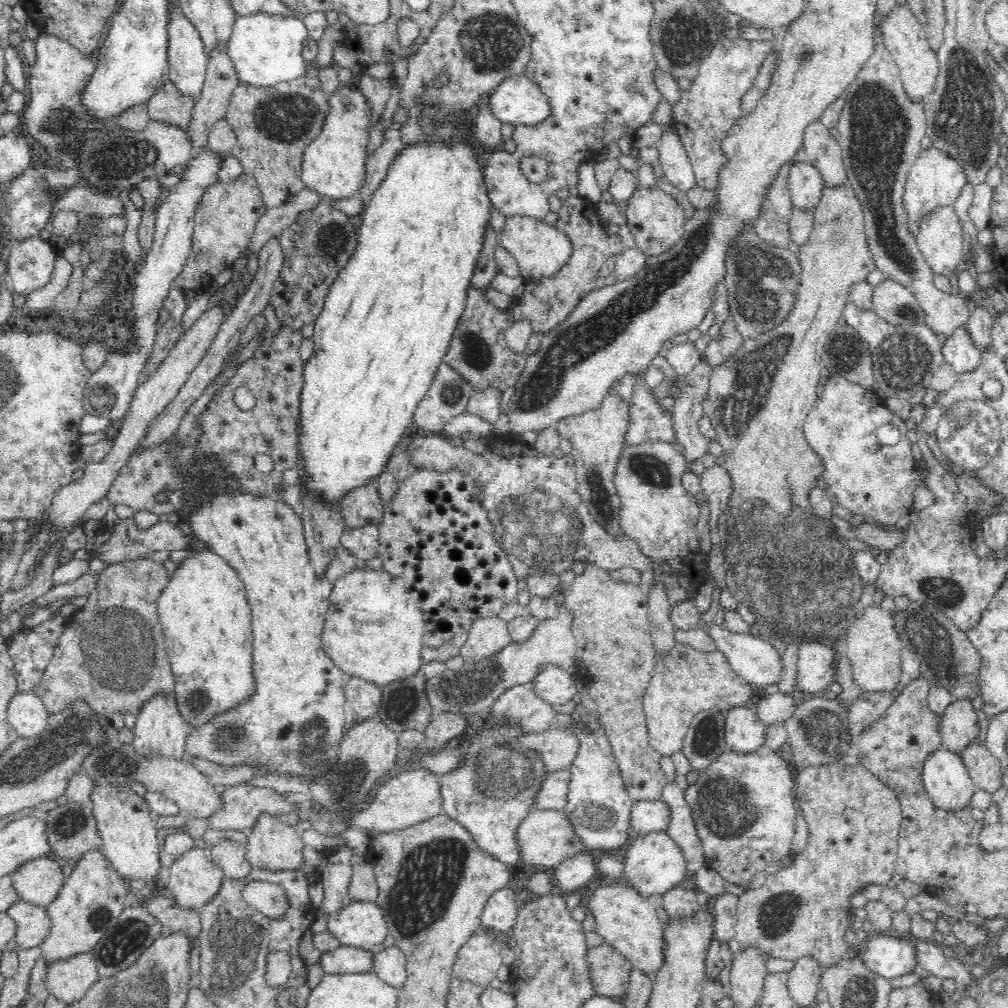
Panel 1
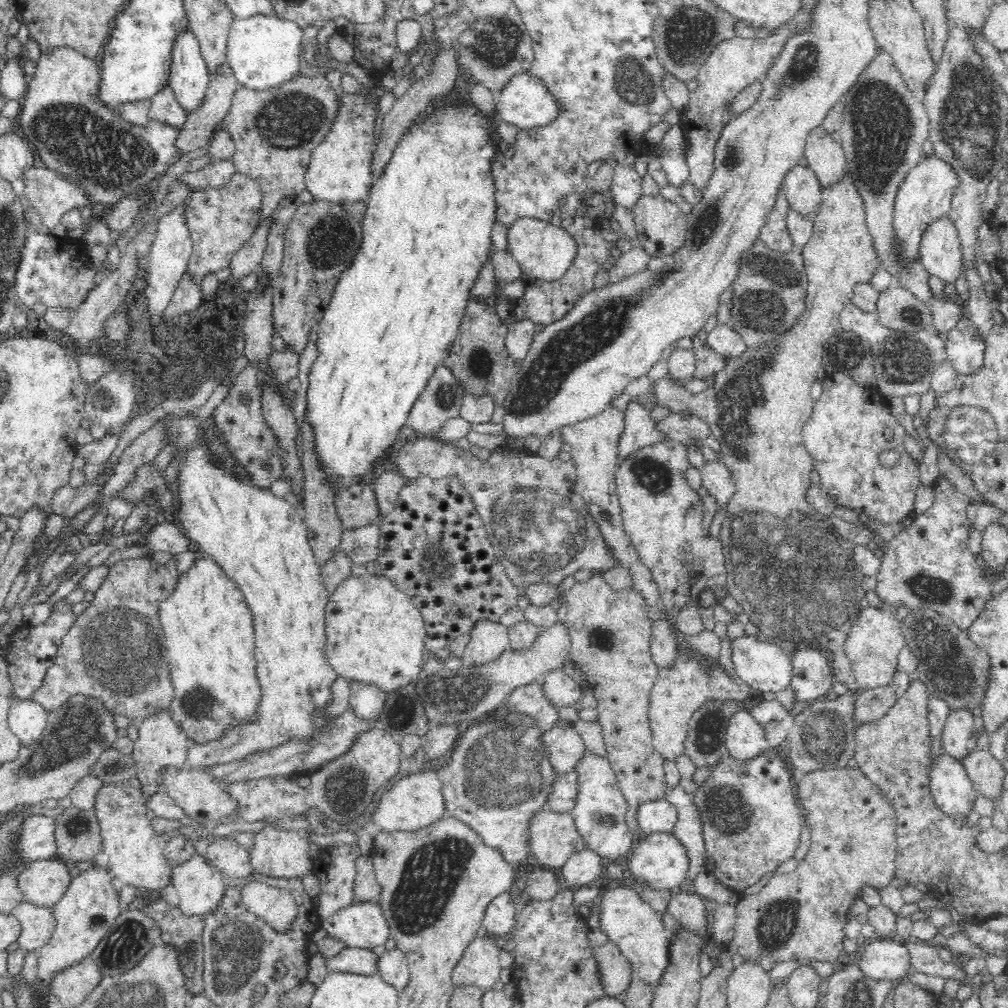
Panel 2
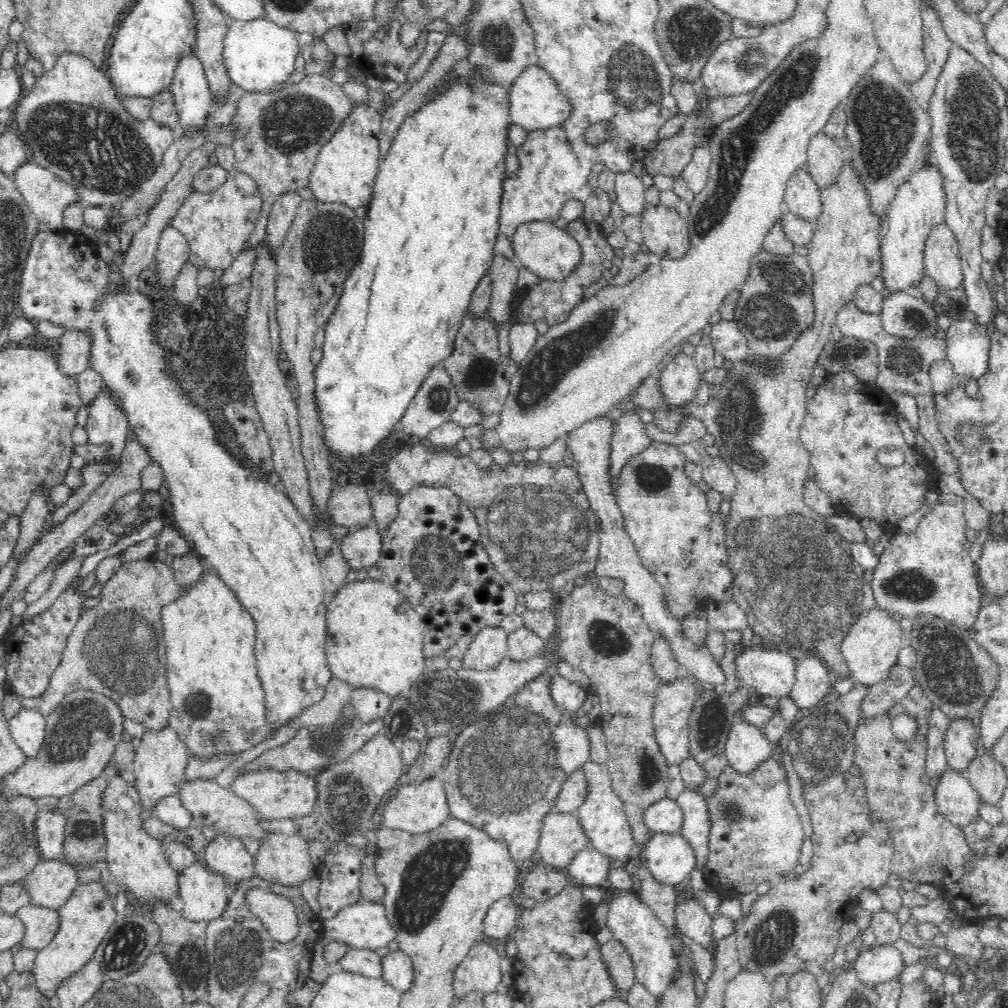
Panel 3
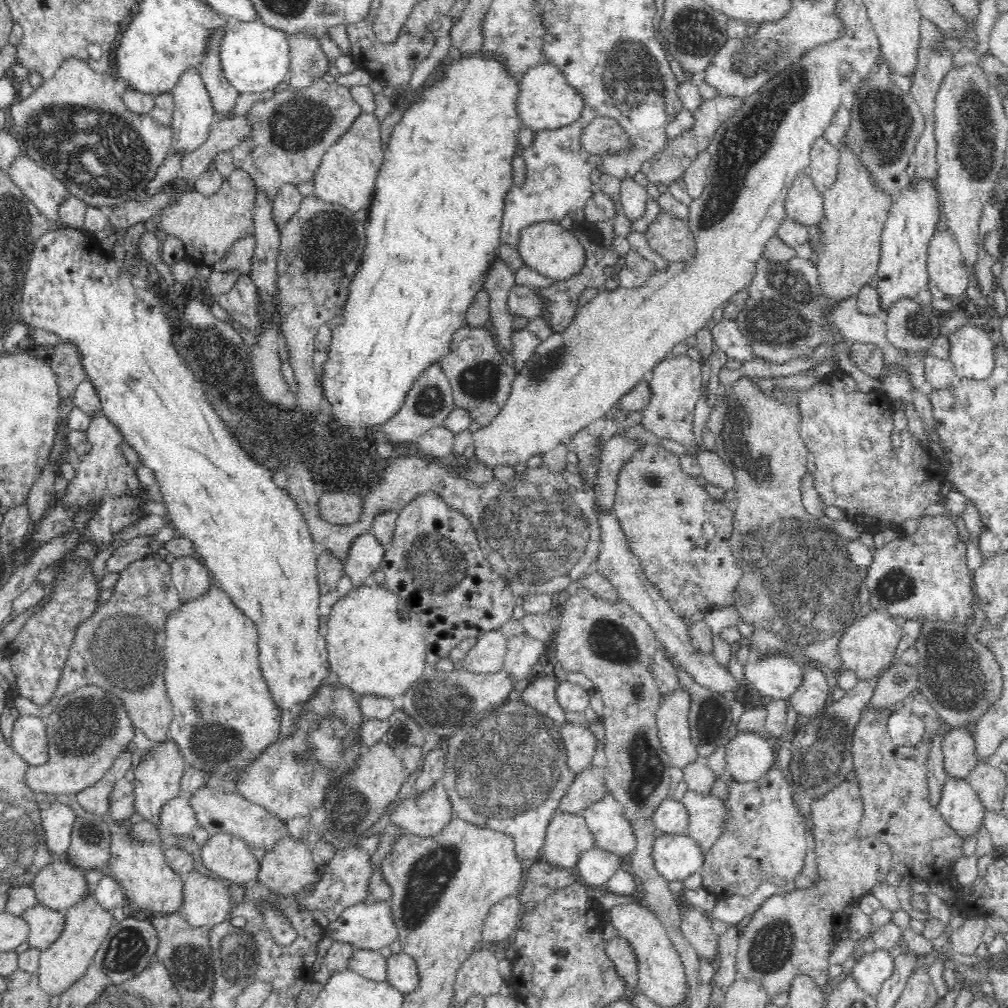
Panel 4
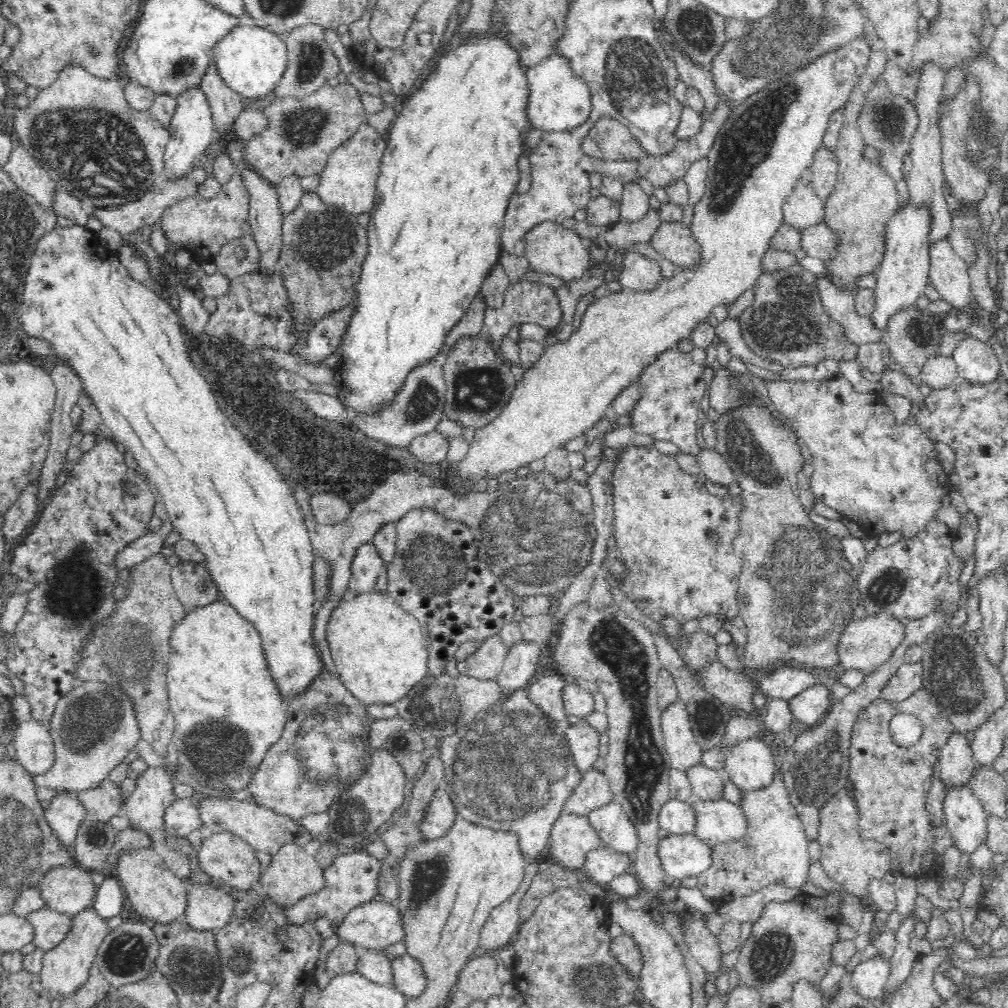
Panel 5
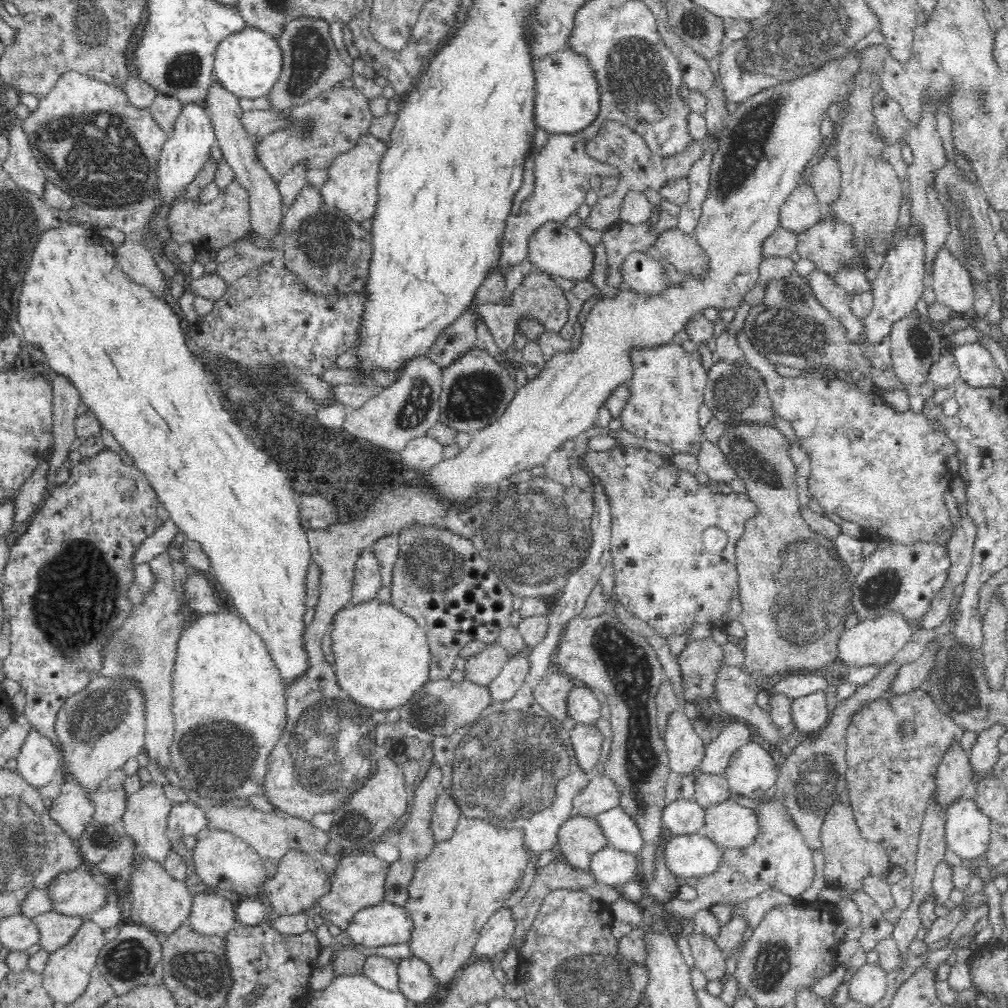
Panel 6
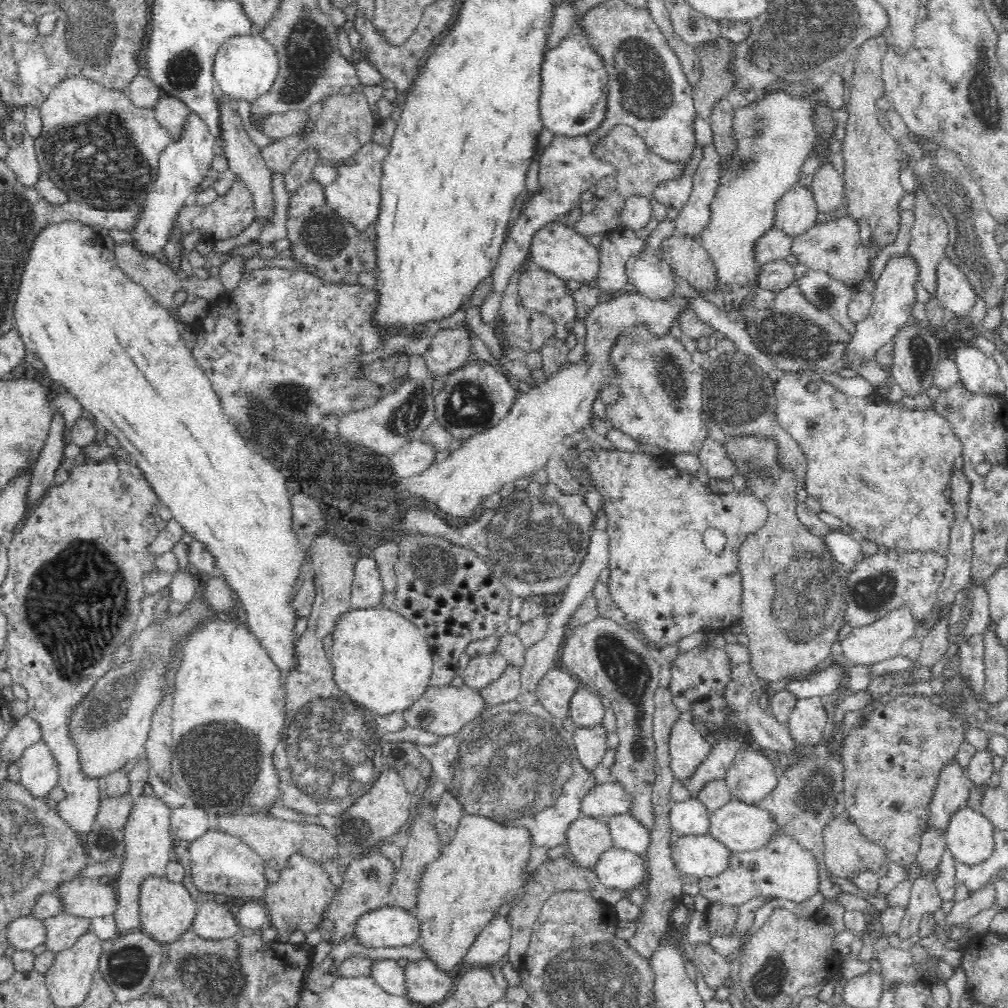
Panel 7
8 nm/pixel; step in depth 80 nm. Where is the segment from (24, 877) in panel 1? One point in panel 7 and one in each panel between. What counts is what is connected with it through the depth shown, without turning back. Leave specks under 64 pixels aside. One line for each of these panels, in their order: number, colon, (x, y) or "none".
2: (42, 883)
3: (48, 885)
4: (59, 885)
5: (66, 889)
6: (74, 892)
7: (86, 898)

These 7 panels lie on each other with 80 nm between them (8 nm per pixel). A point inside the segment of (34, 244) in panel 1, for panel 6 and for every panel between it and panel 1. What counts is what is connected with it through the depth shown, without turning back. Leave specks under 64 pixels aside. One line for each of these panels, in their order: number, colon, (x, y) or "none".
2: (43, 275)
3: (246, 528)
4: (255, 542)
5: (127, 344)
6: (124, 348)

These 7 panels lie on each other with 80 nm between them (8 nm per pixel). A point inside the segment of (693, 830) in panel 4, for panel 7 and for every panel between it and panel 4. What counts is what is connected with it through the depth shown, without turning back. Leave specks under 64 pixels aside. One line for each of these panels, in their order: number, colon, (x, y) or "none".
5: (717, 821)
6: (727, 823)
7: (739, 826)

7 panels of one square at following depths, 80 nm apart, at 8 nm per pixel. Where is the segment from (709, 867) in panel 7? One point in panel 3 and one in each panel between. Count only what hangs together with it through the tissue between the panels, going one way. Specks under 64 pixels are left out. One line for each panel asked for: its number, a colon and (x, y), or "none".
3: (667, 857)
4: (675, 857)
5: (682, 856)
6: (686, 856)

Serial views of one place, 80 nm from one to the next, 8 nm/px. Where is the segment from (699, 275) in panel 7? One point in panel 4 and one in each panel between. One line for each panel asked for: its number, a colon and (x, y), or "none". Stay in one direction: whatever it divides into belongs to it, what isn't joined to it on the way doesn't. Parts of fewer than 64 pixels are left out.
4: (669, 236)
5: (675, 241)
6: (674, 245)

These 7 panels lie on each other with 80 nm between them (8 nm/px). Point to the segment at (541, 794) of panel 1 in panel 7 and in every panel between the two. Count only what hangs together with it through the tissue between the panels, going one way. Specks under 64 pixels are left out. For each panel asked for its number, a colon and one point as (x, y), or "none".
2: (561, 795)
3: (572, 791)
4: (587, 786)
5: (593, 790)
6: (600, 793)
7: (601, 800)

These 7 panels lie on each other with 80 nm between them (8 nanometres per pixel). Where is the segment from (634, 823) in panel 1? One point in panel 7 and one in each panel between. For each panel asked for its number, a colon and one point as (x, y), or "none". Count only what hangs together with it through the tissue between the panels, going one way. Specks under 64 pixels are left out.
2: (652, 816)
3: (664, 816)
4: (670, 816)
5: (675, 816)
6: (682, 817)
7: (690, 817)

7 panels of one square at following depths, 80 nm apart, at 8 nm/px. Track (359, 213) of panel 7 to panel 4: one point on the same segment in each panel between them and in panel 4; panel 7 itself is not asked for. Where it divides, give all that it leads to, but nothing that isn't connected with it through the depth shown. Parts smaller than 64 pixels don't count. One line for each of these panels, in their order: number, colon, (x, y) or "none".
4: (348, 169)
5: (348, 180)
6: (351, 186)

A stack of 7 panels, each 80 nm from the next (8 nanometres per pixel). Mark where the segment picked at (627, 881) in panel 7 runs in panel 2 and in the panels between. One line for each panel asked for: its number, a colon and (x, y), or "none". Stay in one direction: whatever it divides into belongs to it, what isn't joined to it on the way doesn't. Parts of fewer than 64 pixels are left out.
2: (585, 868)
3: (589, 868)
4: (595, 866)
5: (602, 865)
6: (611, 867)

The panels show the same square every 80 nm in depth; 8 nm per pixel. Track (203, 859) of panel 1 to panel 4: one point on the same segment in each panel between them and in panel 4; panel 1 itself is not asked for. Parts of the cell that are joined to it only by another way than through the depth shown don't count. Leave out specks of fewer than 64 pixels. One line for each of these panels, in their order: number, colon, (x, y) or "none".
2: (200, 885)
3: (204, 893)
4: (206, 901)

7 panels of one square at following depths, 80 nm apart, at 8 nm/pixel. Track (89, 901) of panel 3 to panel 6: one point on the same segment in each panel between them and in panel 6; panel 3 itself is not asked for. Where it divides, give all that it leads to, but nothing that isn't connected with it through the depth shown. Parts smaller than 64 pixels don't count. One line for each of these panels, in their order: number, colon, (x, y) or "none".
4: (86, 924)
5: (65, 967)
6: (67, 972)

